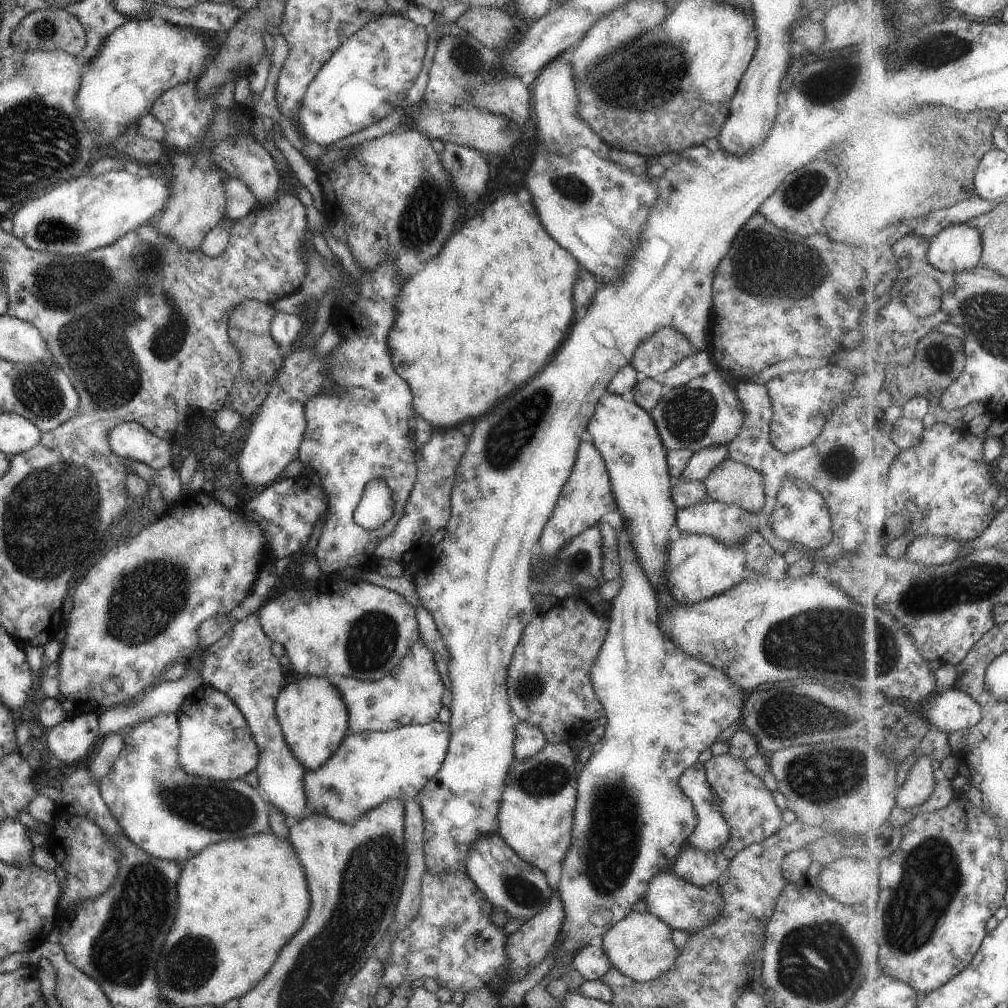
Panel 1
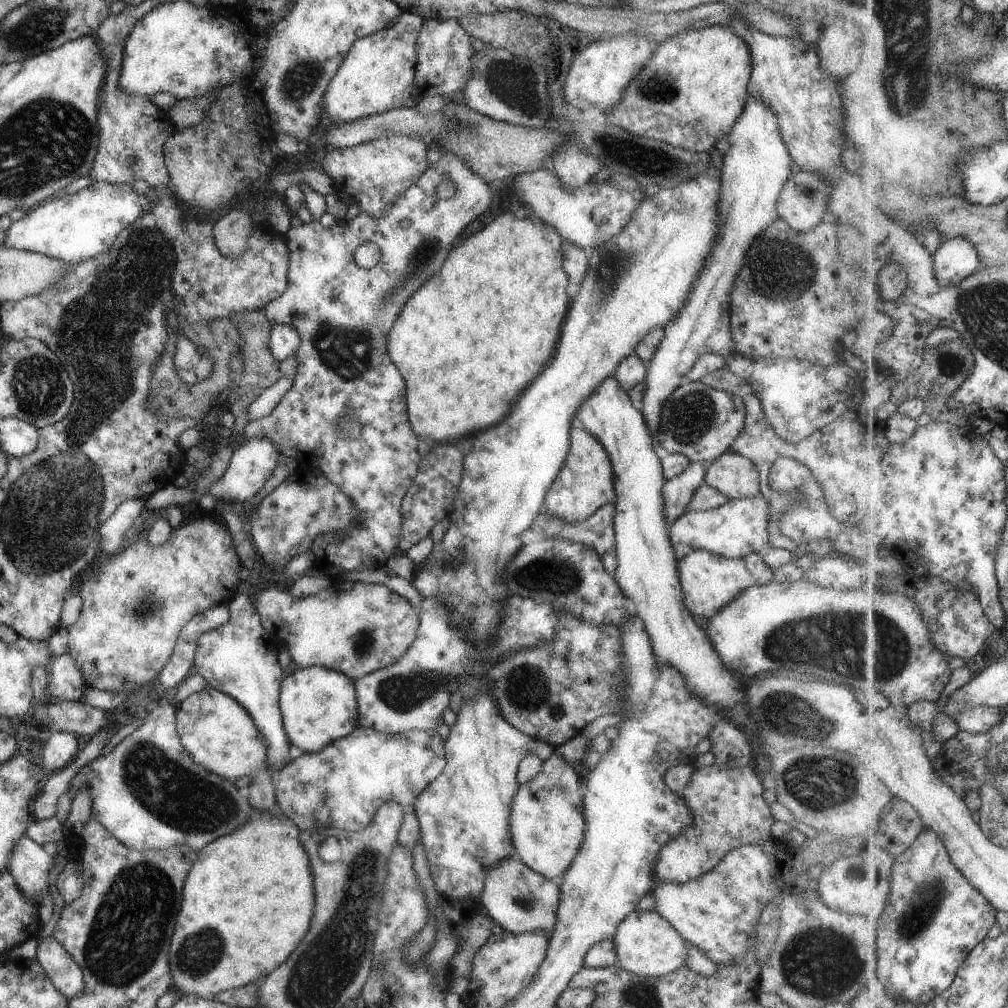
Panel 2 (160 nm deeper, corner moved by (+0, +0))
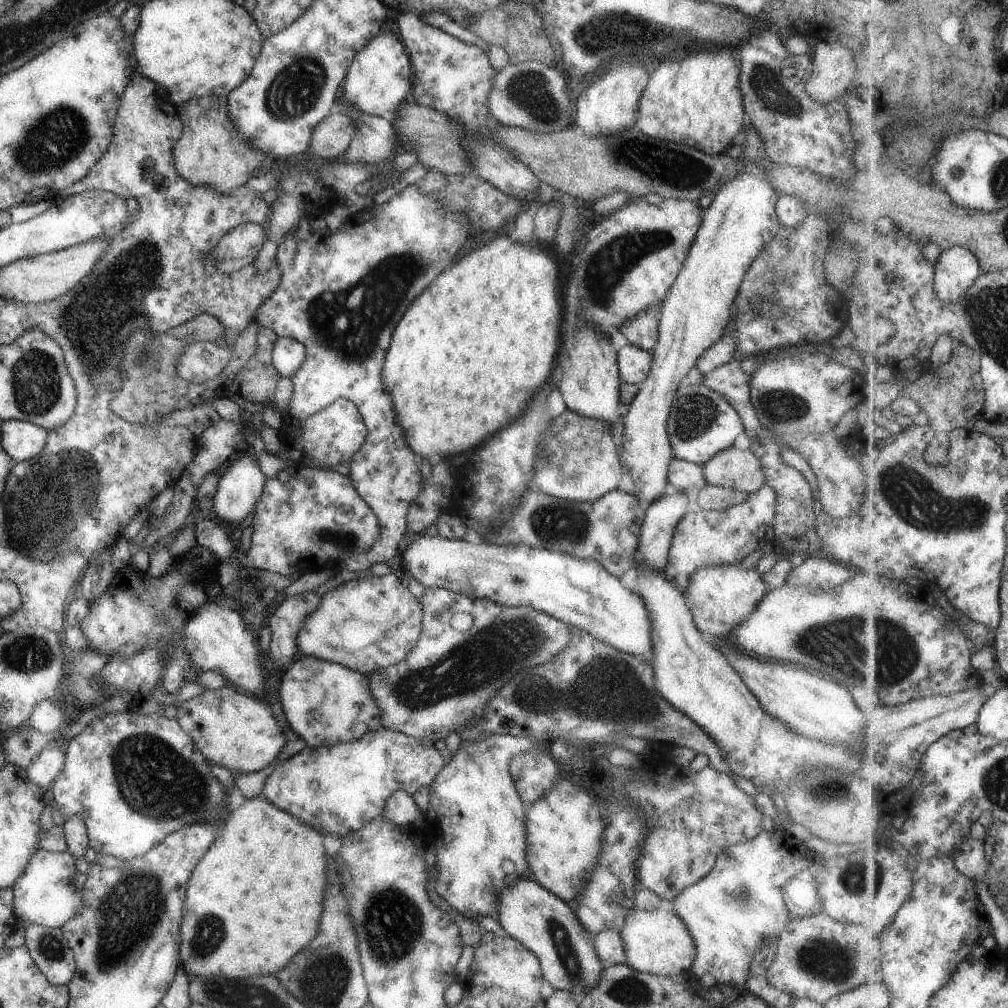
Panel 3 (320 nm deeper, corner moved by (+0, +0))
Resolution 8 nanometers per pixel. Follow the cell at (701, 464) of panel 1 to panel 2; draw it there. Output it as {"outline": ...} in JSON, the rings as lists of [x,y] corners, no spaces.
{"outline":[[[690,462],[678,476],[665,481],[663,494],[663,518],[667,527],[687,511],[687,504],[693,492],[703,483],[703,474],[707,468],[705,462]]]}

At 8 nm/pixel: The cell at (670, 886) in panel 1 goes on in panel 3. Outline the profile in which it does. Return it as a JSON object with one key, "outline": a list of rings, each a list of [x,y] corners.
{"outline":[[[781,828],[775,832],[761,829],[753,838],[723,849],[711,870],[672,900],[672,911],[683,921],[694,944],[696,955],[689,968],[693,976],[699,978],[707,973],[719,984],[744,987],[749,978],[751,958],[761,940],[765,936],[777,938],[785,923],[792,918],[782,899],[782,886],[801,869],[812,868],[813,858],[814,855],[805,847],[805,843],[796,841]]]}

